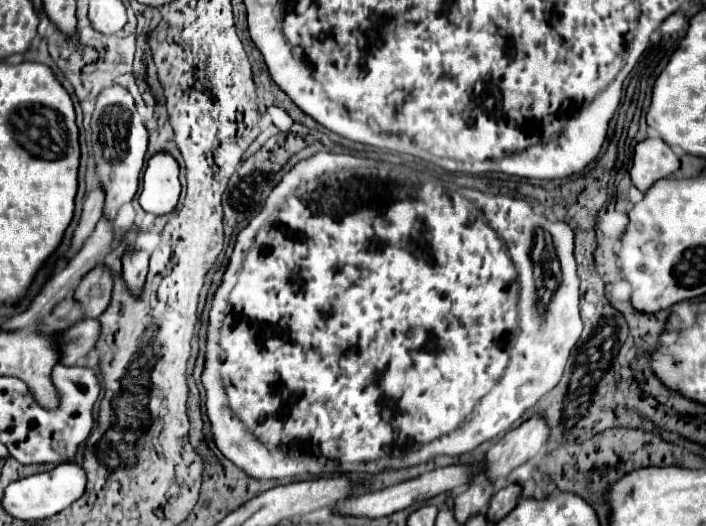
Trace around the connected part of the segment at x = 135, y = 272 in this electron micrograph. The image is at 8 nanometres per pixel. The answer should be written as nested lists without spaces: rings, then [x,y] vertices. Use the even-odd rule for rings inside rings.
[[[126,252],[122,258],[122,278],[132,296],[140,296],[144,292],[144,278],[148,272],[148,254],[146,252]]]

